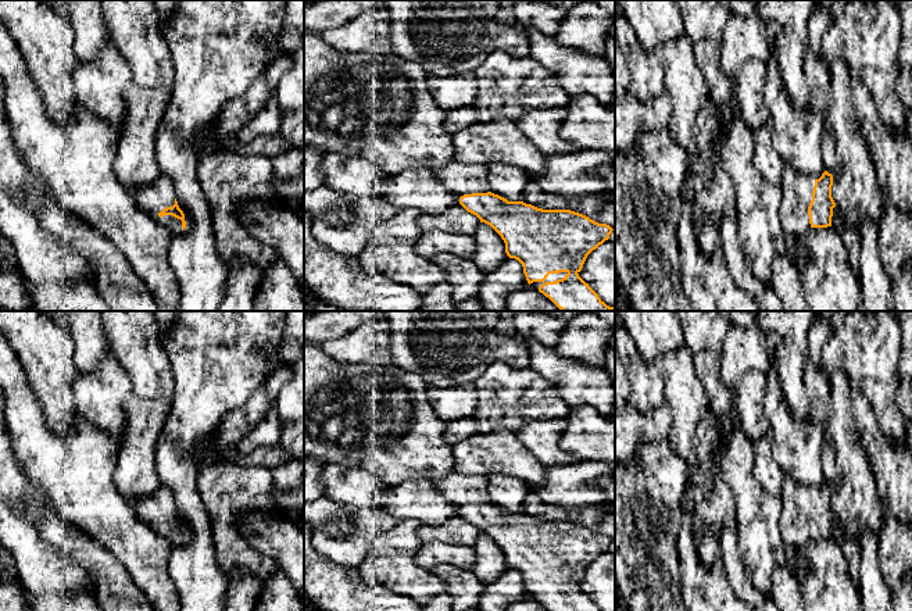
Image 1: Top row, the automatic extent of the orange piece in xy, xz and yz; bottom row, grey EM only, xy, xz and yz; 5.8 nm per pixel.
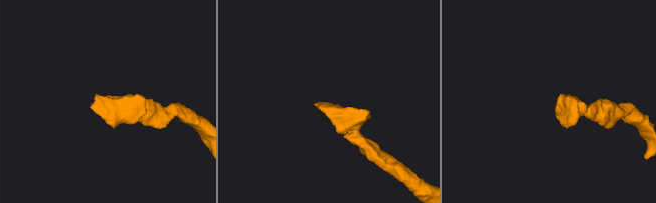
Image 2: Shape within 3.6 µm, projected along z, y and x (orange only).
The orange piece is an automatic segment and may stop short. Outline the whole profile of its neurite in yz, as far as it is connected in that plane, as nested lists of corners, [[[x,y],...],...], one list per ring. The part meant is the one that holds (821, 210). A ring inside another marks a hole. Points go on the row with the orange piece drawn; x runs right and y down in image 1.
[[[786,165],[780,183],[782,228],[786,235],[800,236],[809,228],[831,226],[833,208],[831,197],[833,175],[825,171],[813,181],[800,175],[791,165]]]

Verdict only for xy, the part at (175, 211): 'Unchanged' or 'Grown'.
Grown

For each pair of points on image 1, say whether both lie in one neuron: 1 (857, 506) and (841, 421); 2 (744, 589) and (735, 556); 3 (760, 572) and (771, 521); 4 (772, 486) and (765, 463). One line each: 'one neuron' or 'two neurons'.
1: one neuron
2: one neuron
3: one neuron
4: one neuron

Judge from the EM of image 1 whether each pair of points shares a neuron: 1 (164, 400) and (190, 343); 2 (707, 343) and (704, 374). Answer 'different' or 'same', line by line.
1: different
2: same

